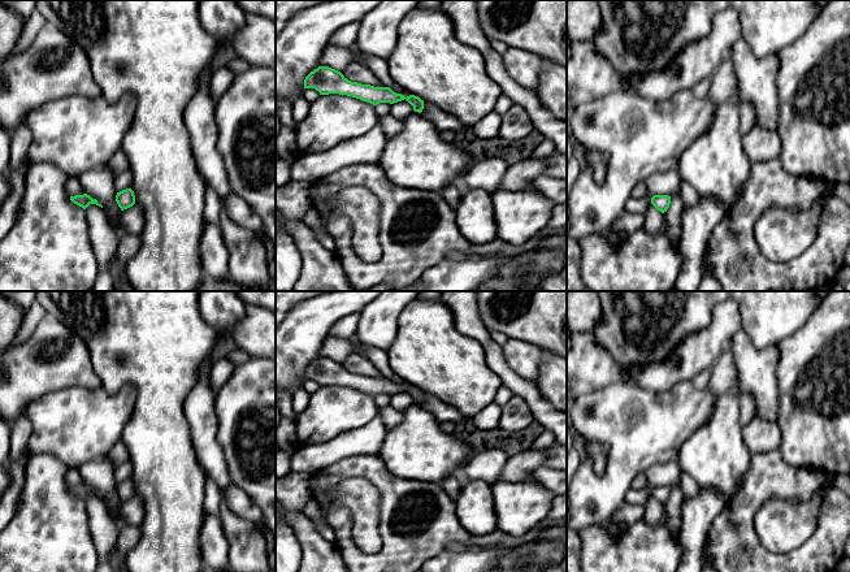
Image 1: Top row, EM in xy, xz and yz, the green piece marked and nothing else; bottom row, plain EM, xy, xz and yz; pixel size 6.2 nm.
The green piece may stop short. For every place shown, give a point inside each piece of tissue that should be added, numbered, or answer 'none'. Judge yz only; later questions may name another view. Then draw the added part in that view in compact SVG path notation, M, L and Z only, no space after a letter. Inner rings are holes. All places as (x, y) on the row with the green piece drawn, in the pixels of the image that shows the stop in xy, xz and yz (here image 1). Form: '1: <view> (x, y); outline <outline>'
none

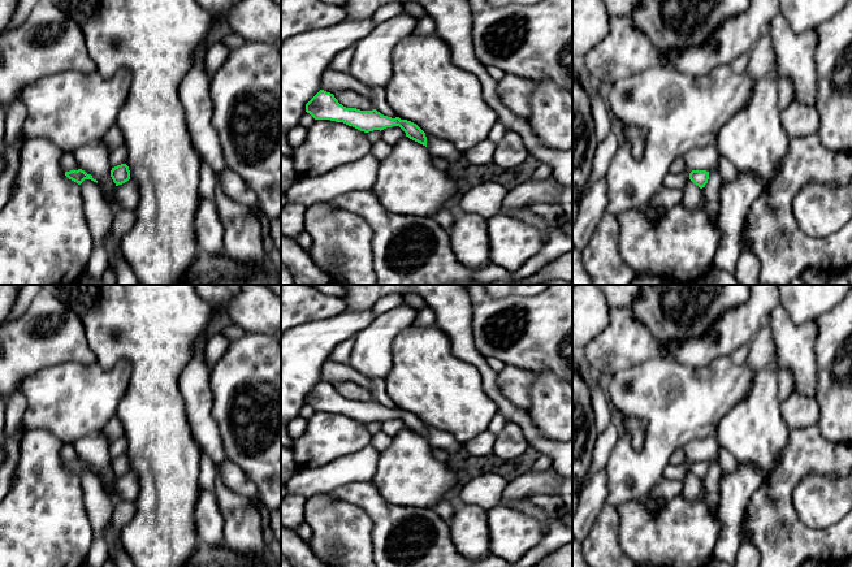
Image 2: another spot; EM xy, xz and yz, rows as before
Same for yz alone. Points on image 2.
none

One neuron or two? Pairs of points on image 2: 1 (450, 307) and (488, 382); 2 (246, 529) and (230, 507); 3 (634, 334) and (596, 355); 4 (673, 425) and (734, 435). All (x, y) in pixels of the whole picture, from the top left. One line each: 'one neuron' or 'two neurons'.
1: one neuron
2: one neuron
3: one neuron
4: two neurons

